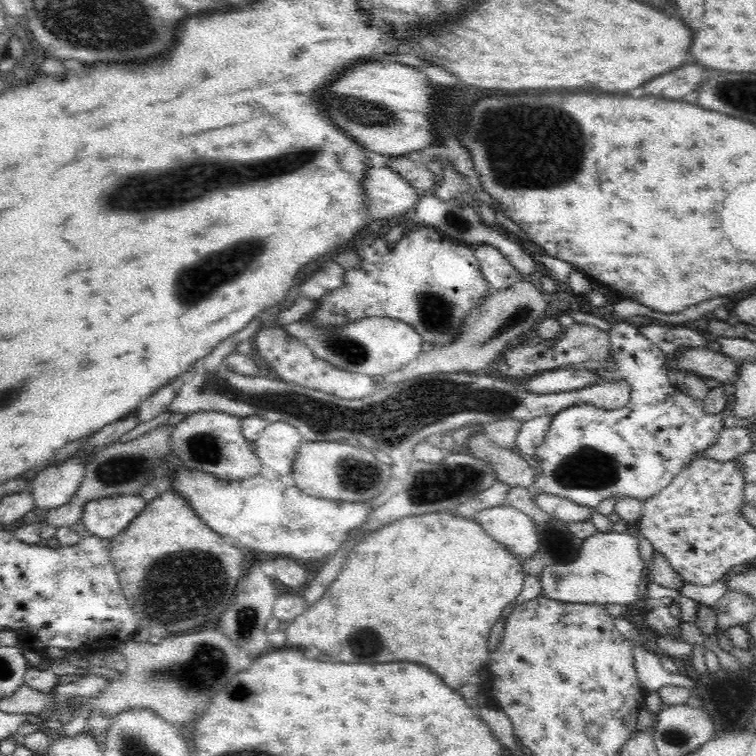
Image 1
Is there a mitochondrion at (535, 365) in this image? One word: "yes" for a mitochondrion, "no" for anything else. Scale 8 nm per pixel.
no

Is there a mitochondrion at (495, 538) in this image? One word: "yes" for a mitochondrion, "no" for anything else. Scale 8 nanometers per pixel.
no

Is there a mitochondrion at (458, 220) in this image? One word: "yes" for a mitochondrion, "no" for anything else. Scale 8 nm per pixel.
yes

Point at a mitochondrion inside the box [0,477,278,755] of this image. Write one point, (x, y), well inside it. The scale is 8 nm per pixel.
(206, 666)

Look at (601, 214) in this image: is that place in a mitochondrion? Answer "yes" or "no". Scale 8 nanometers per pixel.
no

